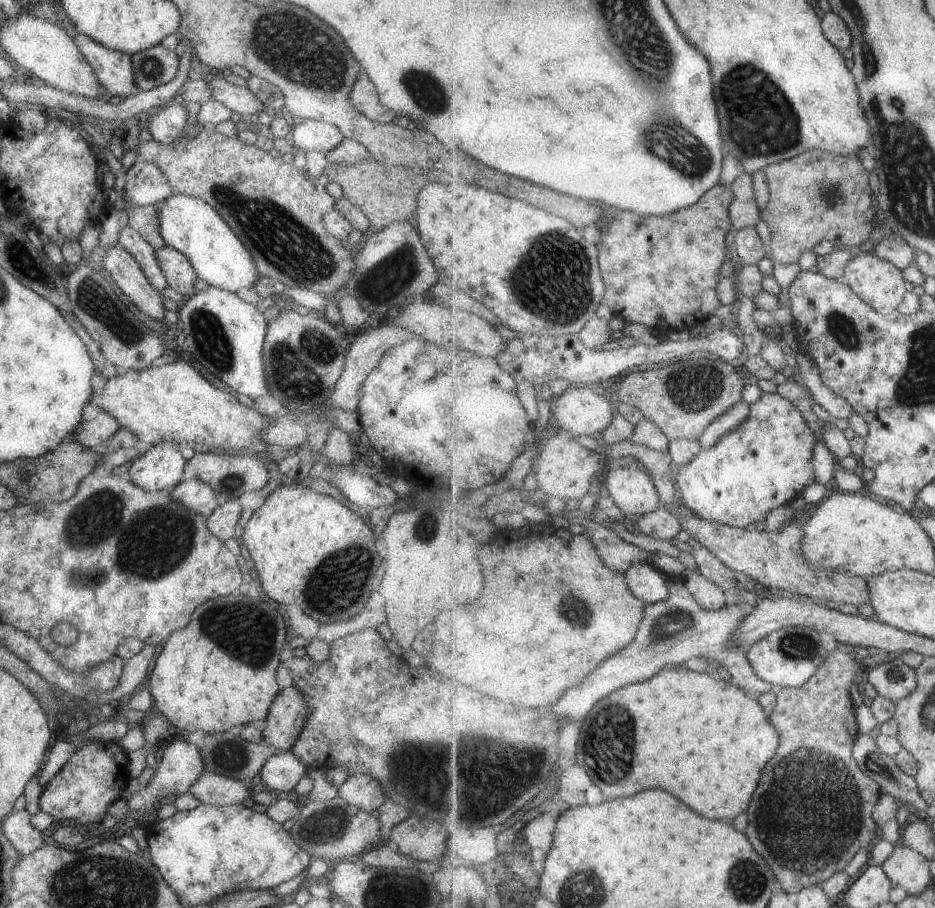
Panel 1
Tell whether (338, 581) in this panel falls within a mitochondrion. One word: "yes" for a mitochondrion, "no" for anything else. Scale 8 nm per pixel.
yes

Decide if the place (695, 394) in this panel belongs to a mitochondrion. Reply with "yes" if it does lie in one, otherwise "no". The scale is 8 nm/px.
yes

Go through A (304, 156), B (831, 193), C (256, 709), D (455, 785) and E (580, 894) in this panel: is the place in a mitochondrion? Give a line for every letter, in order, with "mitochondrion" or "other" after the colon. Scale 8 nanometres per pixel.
A: other
B: mitochondrion
C: other
D: mitochondrion
E: mitochondrion

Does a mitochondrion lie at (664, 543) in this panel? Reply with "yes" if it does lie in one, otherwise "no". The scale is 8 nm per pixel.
no

